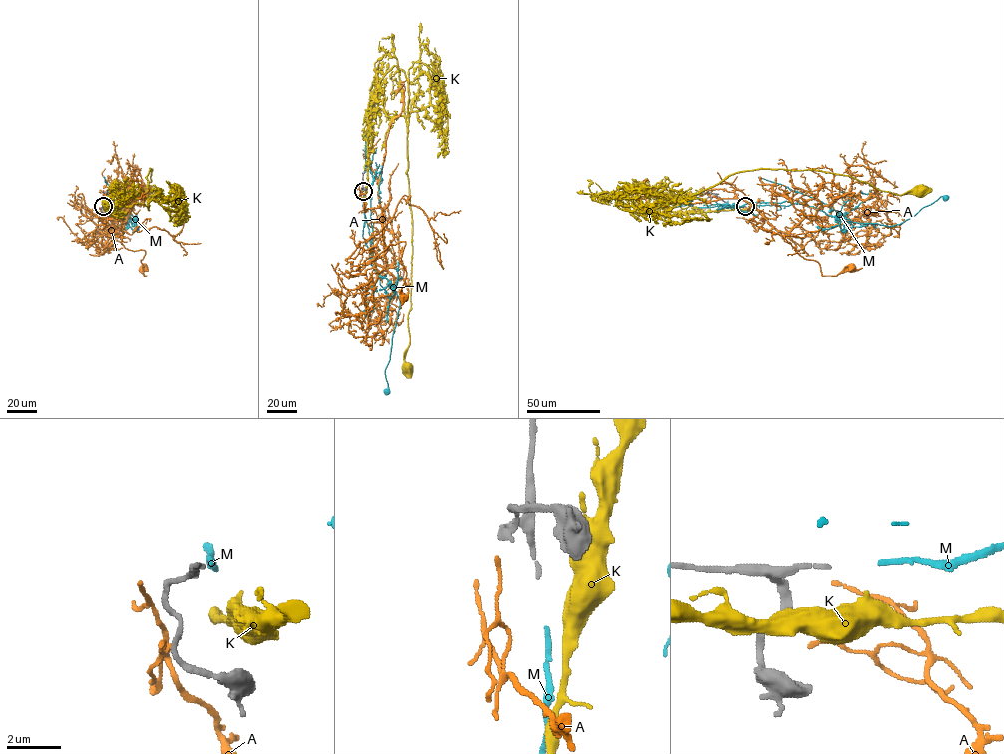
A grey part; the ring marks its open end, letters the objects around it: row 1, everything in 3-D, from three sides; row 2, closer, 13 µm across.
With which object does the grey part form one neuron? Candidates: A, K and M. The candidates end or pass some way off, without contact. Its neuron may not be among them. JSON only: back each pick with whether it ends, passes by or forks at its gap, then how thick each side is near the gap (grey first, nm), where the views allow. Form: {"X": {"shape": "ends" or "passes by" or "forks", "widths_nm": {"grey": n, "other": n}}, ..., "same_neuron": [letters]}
{"M": {"shape": "ends", "widths_nm": {"grey": 130, "other": 190}}, "same_neuron": ["M"]}

